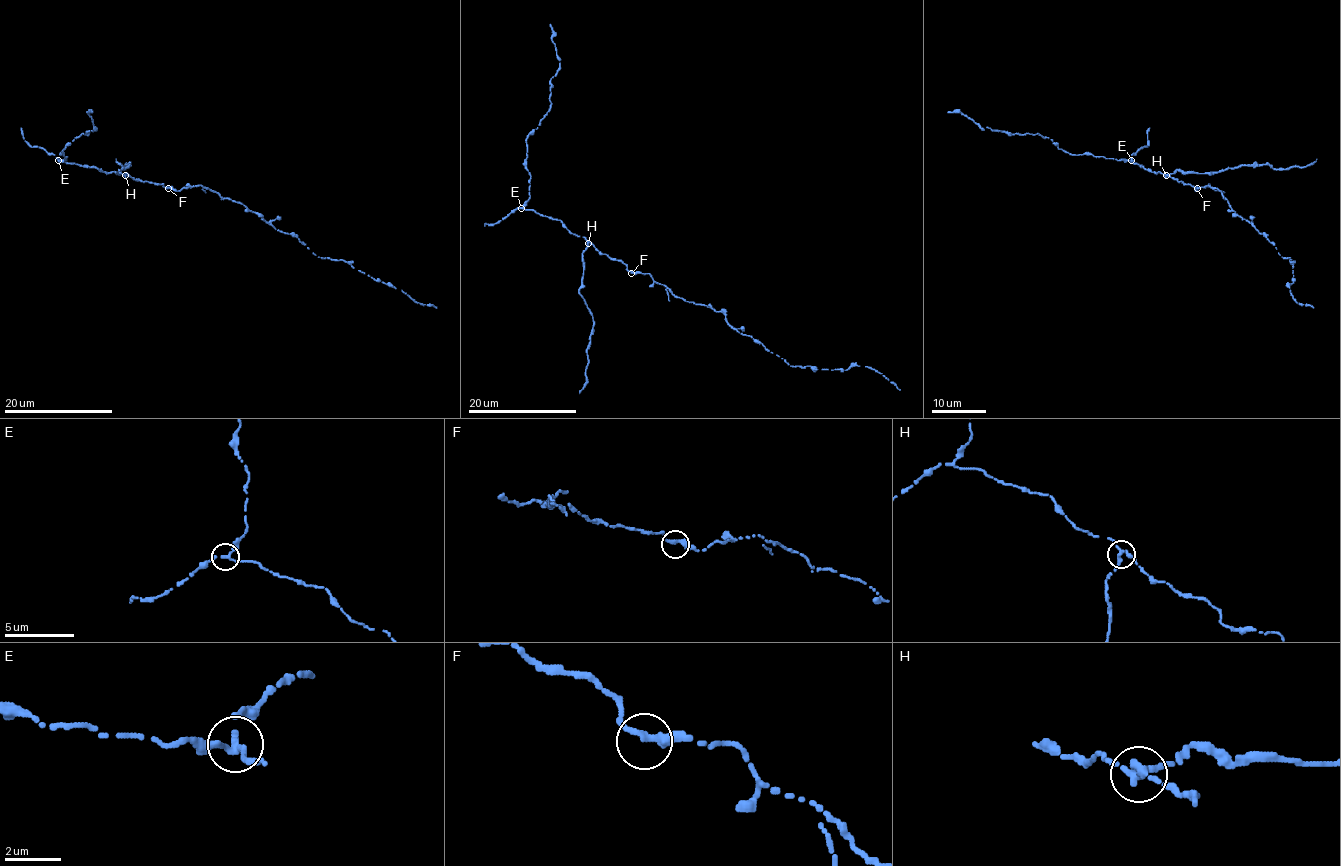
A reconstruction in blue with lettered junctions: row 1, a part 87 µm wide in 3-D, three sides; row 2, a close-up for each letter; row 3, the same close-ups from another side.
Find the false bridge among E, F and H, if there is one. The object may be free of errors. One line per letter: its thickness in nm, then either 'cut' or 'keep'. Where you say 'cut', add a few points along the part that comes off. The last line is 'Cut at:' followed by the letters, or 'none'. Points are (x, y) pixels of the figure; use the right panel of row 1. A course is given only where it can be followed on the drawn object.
E: 200 nm thick; keep
F: 280 nm thick; keep
H: 240 nm thick; cut; foreign part runs (1167, 175), (1178, 171), (1218, 172), (1239, 165), (1269, 164), (1277, 169), (1305, 167), (1316, 159)
Cut at: H

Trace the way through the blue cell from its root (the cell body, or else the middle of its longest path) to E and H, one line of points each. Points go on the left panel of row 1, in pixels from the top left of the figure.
E: (168, 187), (136, 180), (120, 172), (103, 172), (96, 167), (58, 160)
H: (168, 187), (124, 175)

